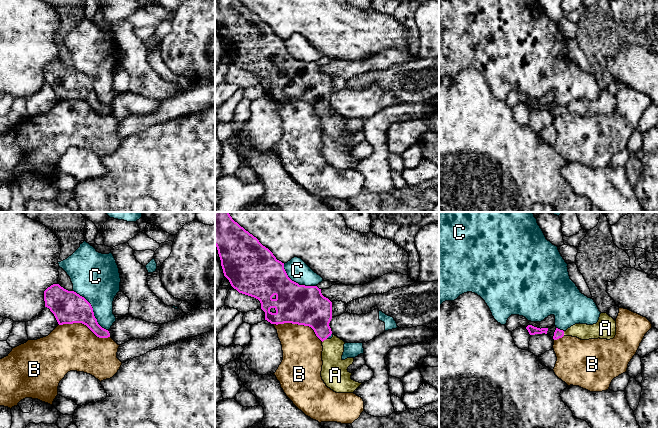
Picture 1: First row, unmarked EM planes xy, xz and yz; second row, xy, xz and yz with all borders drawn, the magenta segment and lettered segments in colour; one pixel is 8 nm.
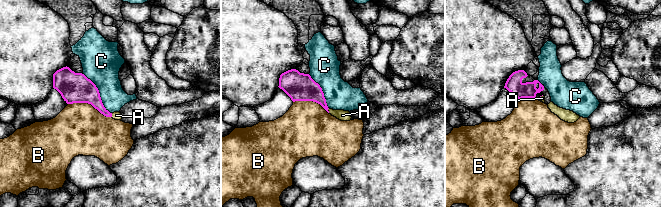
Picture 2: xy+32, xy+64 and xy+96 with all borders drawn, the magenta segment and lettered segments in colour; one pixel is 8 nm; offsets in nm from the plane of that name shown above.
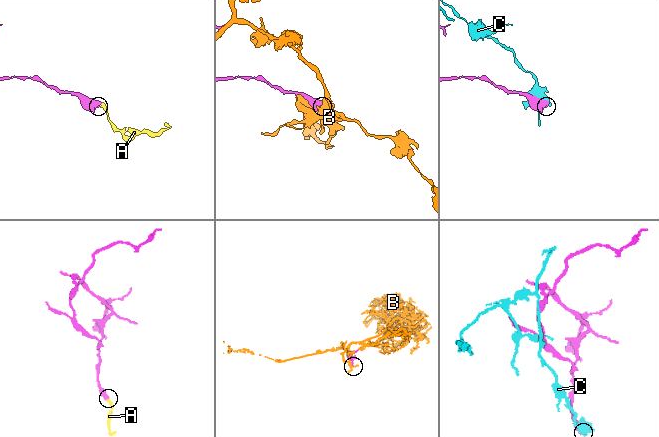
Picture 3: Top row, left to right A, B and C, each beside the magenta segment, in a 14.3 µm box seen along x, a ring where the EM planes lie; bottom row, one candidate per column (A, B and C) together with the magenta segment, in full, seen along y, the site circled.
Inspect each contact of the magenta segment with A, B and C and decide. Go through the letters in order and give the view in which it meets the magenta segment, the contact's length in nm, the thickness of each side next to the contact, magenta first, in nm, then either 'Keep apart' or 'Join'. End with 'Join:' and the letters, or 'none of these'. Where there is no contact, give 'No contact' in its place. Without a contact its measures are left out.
A: Touches magenta in xz. Shared border 50 nm. Thickness 280 nm (magenta) against 190 nm. Join
B: Touches magenta in xz. Shared border 420 nm. Thickness 320 nm (magenta) against 320 nm. Keep apart
C: Touches magenta in xy. Shared border 420 nm. Thickness 260 nm (magenta) against 360 nm. Keep apart
Join: A

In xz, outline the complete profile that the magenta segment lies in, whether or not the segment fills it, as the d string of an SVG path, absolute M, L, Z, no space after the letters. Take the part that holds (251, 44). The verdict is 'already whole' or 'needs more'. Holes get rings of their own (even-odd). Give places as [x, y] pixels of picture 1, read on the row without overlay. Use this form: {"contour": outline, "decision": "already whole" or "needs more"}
{"contour": "M215 0L215 22L221 36L224 52L239 69L254 73L261 79L265 96L271 100L292 99L311 103L322 117L321 153L328 164L336 169L353 169L362 159L351 155L347 145L354 134L342 135L345 118L333 111L329 99L332 95L332 78L324 73L317 62L299 61L292 57L284 39L239 0Z", "decision": "needs more"}

